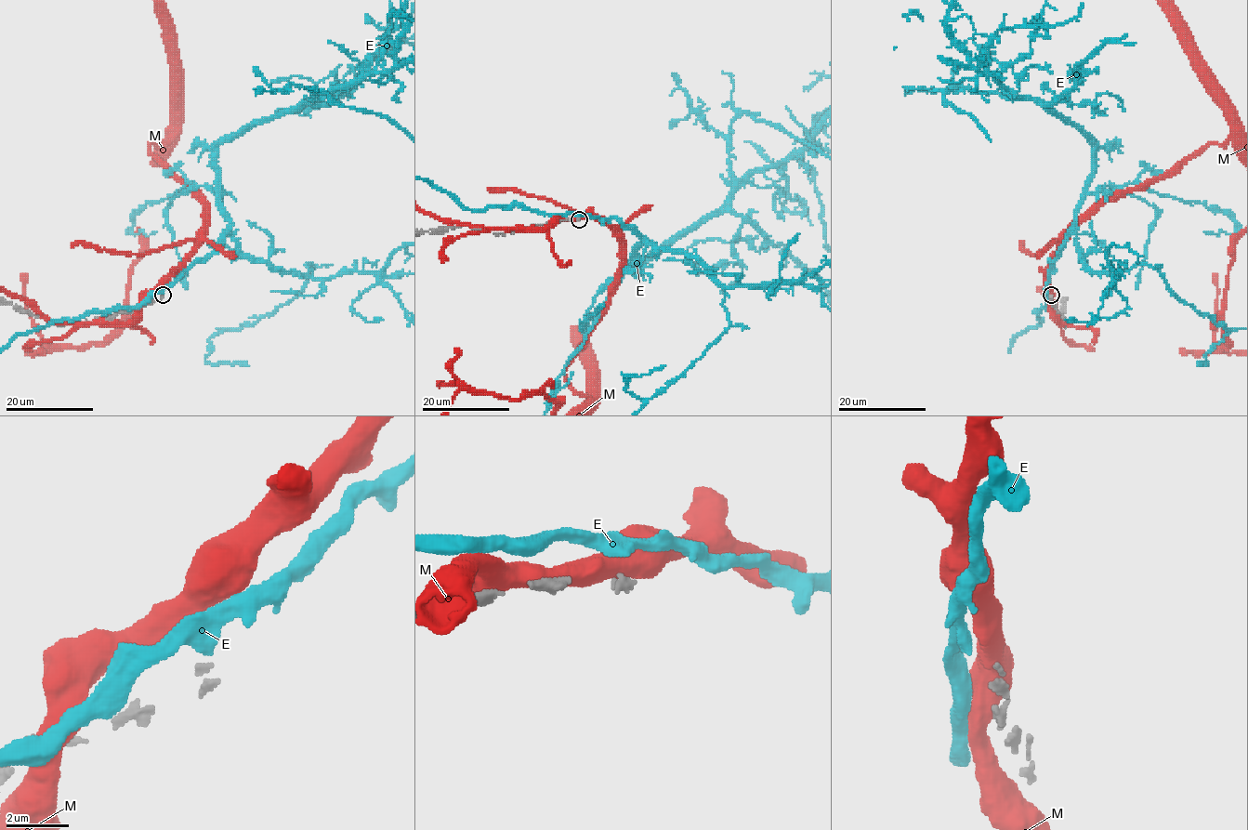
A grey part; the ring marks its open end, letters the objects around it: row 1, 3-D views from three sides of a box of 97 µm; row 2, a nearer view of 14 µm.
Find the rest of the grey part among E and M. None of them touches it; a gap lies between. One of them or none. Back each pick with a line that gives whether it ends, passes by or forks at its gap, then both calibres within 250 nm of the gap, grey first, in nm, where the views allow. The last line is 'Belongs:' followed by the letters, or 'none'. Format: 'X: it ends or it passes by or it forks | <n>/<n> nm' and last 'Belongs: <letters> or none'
Belongs: none

